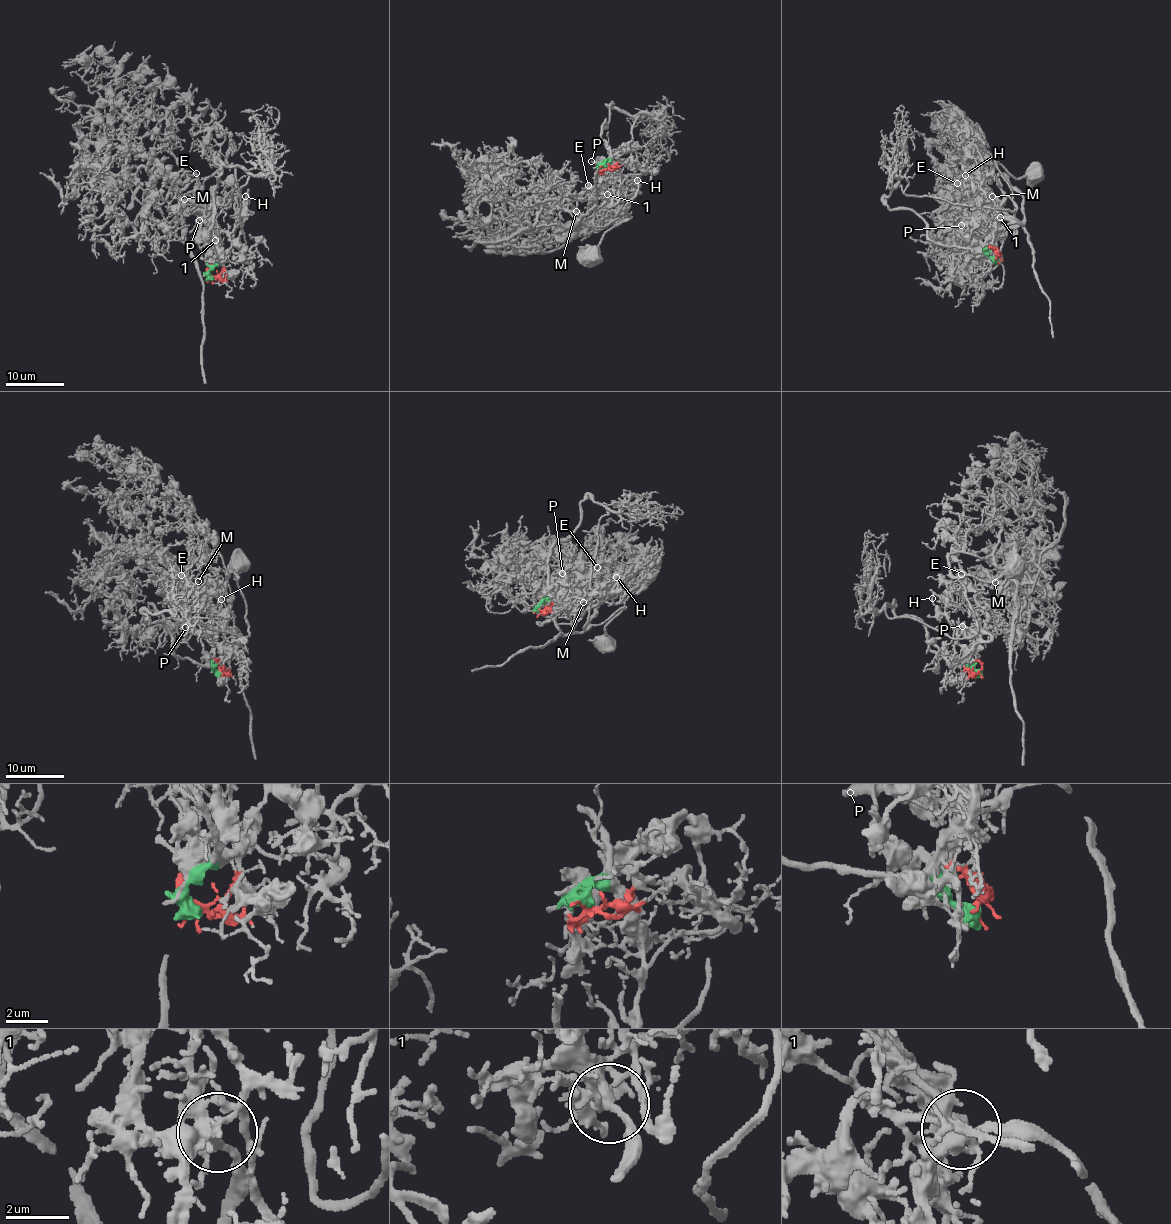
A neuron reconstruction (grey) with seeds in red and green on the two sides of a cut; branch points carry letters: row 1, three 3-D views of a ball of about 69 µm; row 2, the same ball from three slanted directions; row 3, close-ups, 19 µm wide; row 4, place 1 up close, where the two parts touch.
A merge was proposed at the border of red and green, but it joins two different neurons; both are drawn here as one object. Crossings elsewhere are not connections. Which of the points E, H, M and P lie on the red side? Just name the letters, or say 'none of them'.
E, H, M, P

